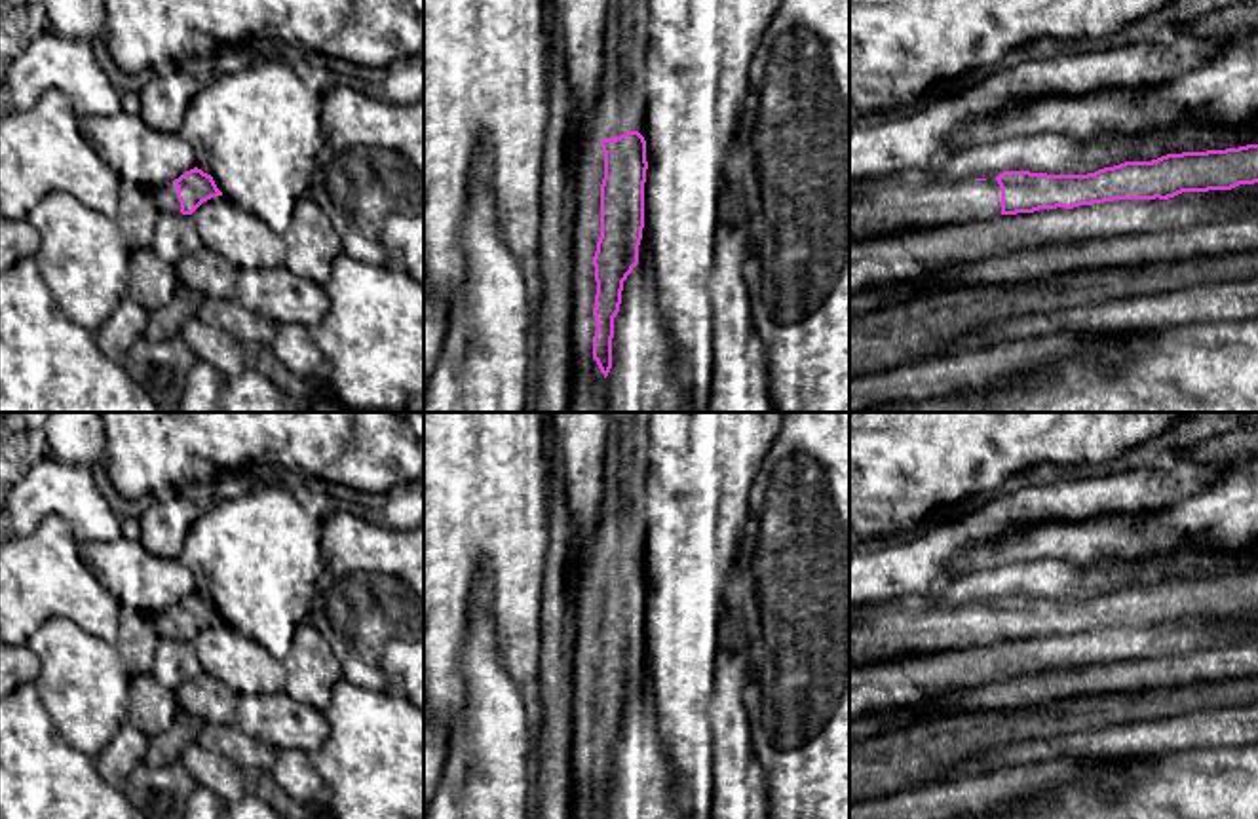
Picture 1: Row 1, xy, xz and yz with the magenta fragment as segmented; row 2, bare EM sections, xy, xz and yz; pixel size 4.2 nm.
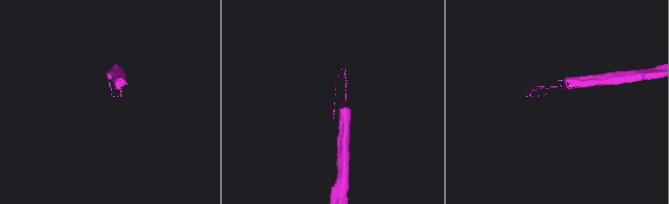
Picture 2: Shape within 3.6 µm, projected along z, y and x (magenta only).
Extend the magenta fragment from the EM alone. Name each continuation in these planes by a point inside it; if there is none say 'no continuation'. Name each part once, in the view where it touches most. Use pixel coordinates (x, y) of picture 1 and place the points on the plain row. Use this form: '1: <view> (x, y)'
1: xz (609, 544)

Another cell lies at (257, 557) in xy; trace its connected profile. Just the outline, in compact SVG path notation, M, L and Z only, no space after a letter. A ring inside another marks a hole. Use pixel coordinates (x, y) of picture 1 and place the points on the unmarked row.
M260 479L247 494L219 500L201 511L190 526L179 561L194 574L196 593L213 602L222 621L283 661L296 627L308 619L327 578L321 555L321 523L321 513L308 502L298 500L272 479Z

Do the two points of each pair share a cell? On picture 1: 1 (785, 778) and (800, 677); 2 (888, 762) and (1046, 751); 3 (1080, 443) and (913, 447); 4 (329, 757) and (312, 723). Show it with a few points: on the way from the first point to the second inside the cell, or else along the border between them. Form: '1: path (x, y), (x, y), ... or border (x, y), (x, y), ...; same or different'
1: path (797, 753), (800, 743), (800, 702); same
2: border (1015, 742), (987, 749), (932, 774); different
3: path (1038, 436), (954, 436); same
4: border (324, 711), (329, 723), (329, 736), (310, 755); different

